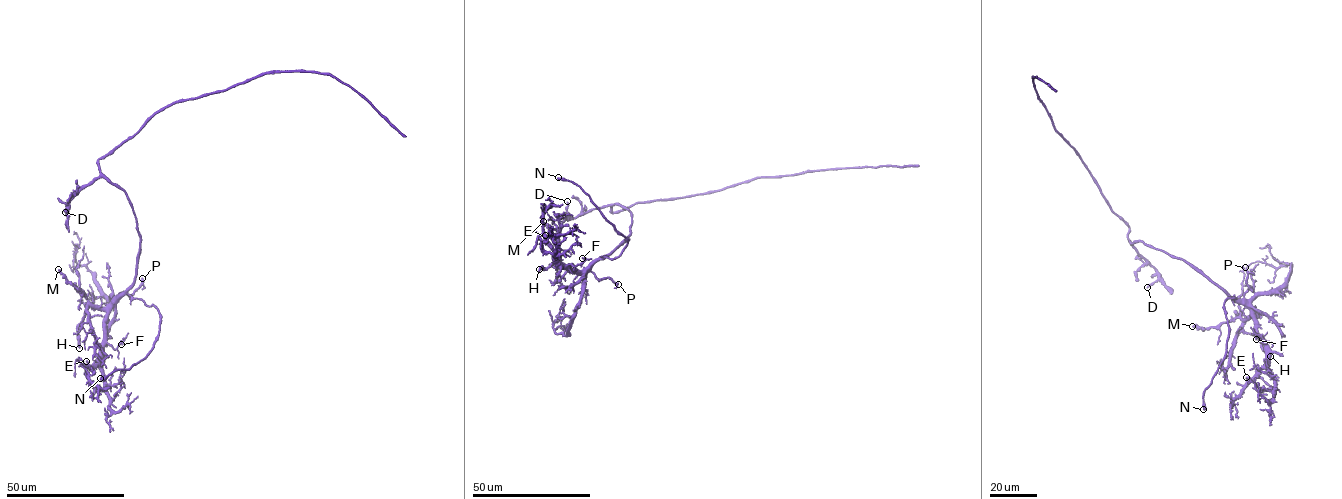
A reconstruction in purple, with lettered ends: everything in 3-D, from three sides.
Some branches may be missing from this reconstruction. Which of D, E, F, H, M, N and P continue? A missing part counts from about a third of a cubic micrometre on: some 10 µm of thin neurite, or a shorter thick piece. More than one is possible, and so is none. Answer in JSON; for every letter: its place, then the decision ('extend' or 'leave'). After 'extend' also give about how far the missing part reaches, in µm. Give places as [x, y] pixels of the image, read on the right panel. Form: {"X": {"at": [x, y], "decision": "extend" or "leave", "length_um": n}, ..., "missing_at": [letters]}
{"D": {"at": [1147, 287], "decision": "leave"}, "E": {"at": [1246, 377], "decision": "leave"}, "F": {"at": [1256, 339], "decision": "leave"}, "H": {"at": [1270, 356], "decision": "leave"}, "M": {"at": [1192, 326], "decision": "leave"}, "N": {"at": [1203, 409], "decision": "extend", "length_um": 35}, "P": {"at": [1245, 267], "decision": "extend", "length_um": 10}, "missing_at": ["N", "P"]}

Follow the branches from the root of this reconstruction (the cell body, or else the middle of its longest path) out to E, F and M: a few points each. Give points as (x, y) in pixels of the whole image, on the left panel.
E: (110, 154), (99, 159), (99, 170), (128, 197), (141, 249), (135, 277), (105, 322), (100, 363), (86, 361)
F: (110, 154), (99, 170), (128, 197), (141, 242), (135, 277), (105, 324), (106, 341), (121, 344)
M: (110, 154), (99, 159), (99, 170), (132, 208), (141, 242), (135, 277), (103, 307), (58, 269)

